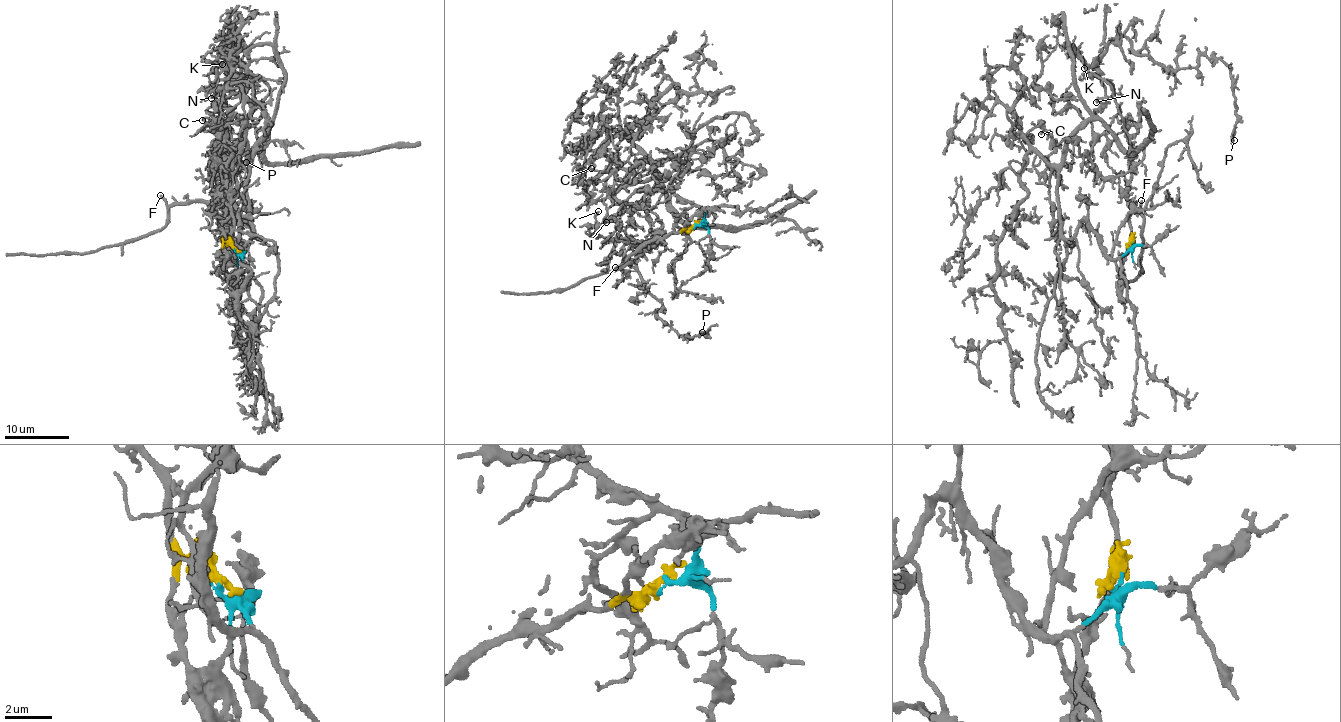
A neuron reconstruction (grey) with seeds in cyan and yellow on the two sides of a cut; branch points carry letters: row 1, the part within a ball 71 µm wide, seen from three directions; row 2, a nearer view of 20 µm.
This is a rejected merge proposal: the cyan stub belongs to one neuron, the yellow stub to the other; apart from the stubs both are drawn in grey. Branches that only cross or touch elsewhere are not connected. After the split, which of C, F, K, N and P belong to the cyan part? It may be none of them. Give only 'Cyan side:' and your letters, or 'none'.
Cyan side: C, K, N, P

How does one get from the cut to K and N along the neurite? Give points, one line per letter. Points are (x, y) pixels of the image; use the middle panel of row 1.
K: (696, 225), (672, 184), (682, 155), (651, 165), (664, 192), (623, 184), (599, 212)
N: (696, 225), (704, 211), (672, 184), (682, 155), (651, 165), (664, 192), (627, 182), (618, 226), (606, 221)

